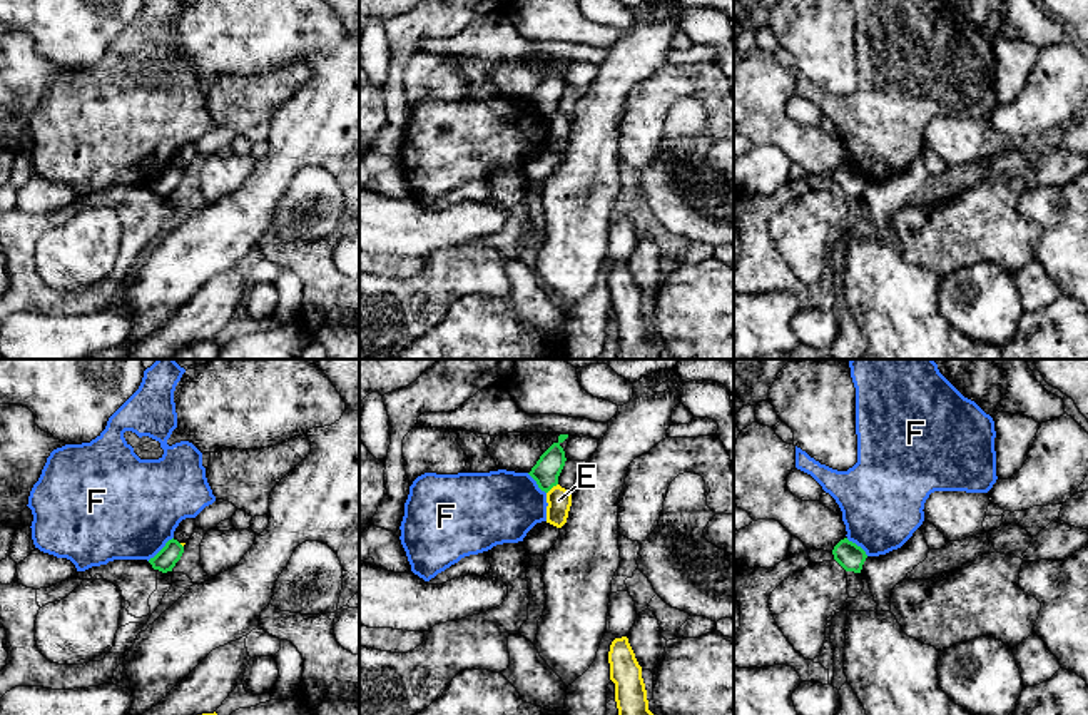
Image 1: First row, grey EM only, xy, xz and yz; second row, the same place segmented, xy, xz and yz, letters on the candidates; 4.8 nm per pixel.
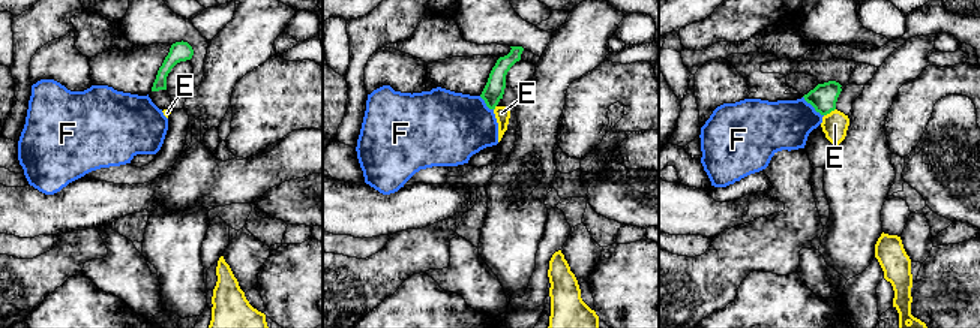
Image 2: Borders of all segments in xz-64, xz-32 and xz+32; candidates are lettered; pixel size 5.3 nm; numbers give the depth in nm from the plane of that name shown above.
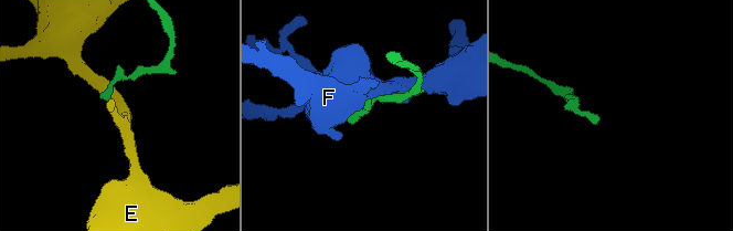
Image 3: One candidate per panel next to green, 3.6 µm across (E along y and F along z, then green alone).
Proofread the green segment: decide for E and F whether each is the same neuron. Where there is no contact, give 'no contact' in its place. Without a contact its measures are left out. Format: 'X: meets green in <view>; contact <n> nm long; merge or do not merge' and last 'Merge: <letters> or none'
E: meets green in xz; contact 80 nm long; do not merge
F: meets green in xy; contact 170 nm long; do not merge
Merge: none

